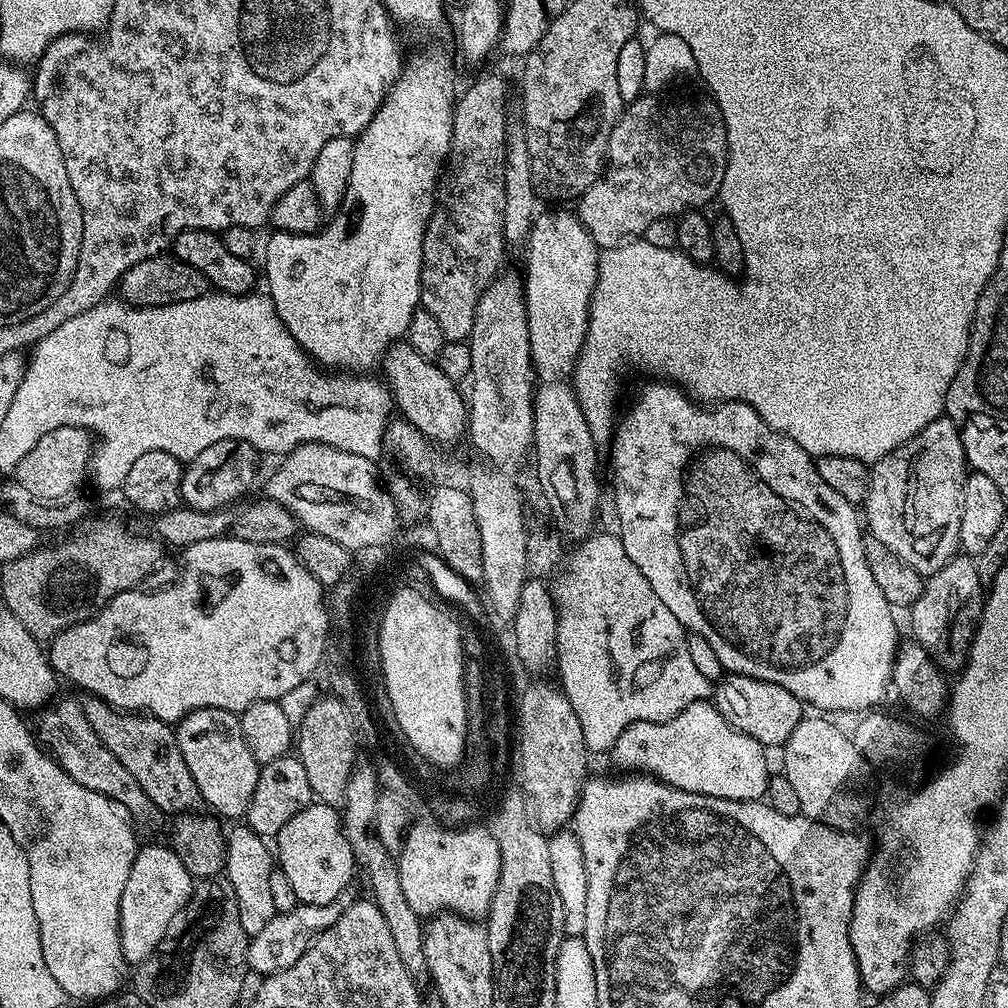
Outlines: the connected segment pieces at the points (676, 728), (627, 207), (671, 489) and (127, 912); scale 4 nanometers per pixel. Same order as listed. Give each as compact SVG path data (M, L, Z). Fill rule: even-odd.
M699 700L686 706L686 710L666 722L634 722L618 734L610 749L610 757L621 771L655 776L663 784L727 800L759 800L767 793L770 771L768 772L768 760L764 755L764 745L734 730L734 726L730 726L730 722L722 718L715 703L708 700Z
M644 94L625 107L608 139L608 154L600 179L595 180L579 197L581 225L600 250L617 248L619 244L643 237L650 222L703 209L703 204L719 197L728 161L728 135L720 107L711 98L696 100L693 104L667 104L660 99L664 98Z
M671 382L648 383L652 384L646 385L637 394L636 401L633 402L632 409L628 412L628 417L625 420L623 417L617 423L610 441L610 448L613 448L612 480L616 483L616 520L620 523L618 535L622 546L626 546L626 558L630 558L630 562L634 562L634 566L638 566L638 570L642 570L643 576L646 577L646 582L650 582L650 586L654 586L654 594L658 594L658 598L662 598L663 604L670 609L670 614L674 614L674 618L678 618L678 622L682 627L691 634L702 634L702 638L706 638L706 642L710 642L710 647L714 650L714 654L718 654L718 662L722 662L725 673L774 682L778 686L790 690L790 694L797 696L801 704L805 706L813 704L816 707L813 709L824 714L856 711L856 713L859 713L861 710L875 709L879 705L876 703L883 698L884 691L889 691L890 688L892 663L896 657L898 647L898 635L896 636L896 620L892 617L894 609L891 604L886 602L886 594L882 594L882 590L878 590L878 582L874 582L874 574L870 574L870 566L866 566L866 554L864 553L865 533L862 531L862 520L857 509L850 502L846 502L846 498L842 498L842 494L836 493L835 490L830 490L830 486L826 486L826 482L822 482L822 478L818 478L816 461L810 453L802 450L802 446L798 446L798 442L794 442L794 438L786 438L786 434L778 434L778 430L766 426L766 422L762 422L760 415L750 406L746 406L737 400L726 400L723 404L705 406L691 399L684 389L676 387Z
M152 844L137 851L120 899L120 949L129 965L141 964L157 952L165 934L183 913L193 887L194 877L182 866L182 858L178 858L171 847Z

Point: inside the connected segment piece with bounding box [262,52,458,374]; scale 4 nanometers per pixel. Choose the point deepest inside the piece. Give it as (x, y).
(346, 293)

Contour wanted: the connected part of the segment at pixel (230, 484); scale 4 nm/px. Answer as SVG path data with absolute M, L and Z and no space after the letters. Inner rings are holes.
M219 440L214 442L214 446L206 446L206 450L202 450L202 454L198 454L192 460L187 461L180 487L181 501L187 507L203 512L232 506L232 503L251 486L252 479L256 476L256 459L258 459L256 448L241 440Z

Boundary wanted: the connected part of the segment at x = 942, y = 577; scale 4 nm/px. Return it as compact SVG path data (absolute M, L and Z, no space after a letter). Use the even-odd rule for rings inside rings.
M963 554L953 556L942 570L925 579L922 594L912 603L911 639L917 640L945 673L959 673L968 661L968 651L984 612L985 599L986 585L978 578L975 559Z

